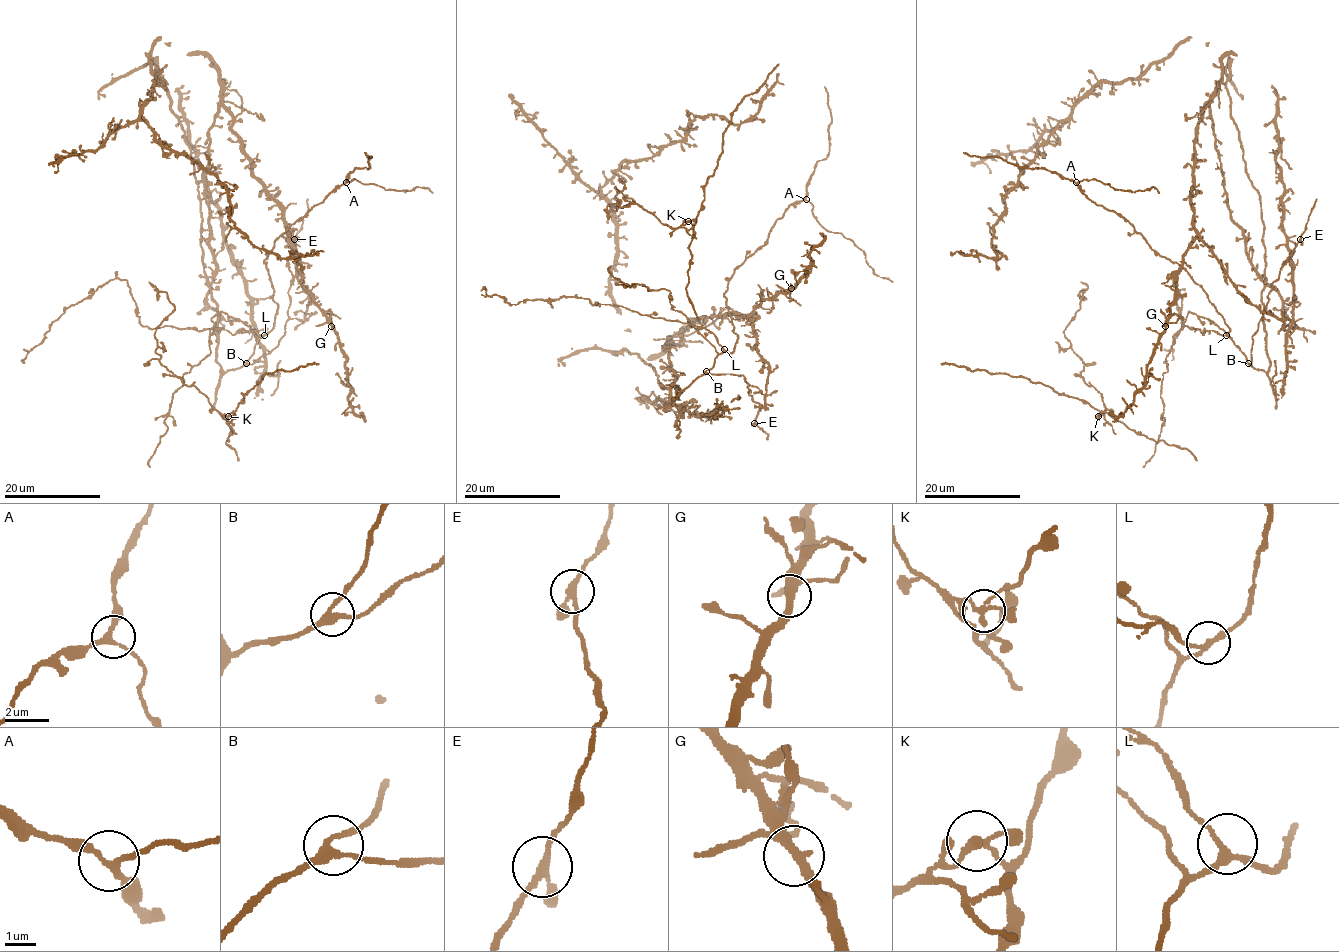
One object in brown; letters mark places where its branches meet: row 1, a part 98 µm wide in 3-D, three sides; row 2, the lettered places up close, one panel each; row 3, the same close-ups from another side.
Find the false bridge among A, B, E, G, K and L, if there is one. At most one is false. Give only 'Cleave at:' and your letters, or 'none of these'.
Cleave at: K

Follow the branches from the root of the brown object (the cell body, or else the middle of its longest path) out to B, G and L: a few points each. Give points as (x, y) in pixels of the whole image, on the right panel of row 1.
B: (1265, 269), (1262, 303), (1270, 367), (1265, 372), (1248, 363)
G: (1265, 269), (1262, 277), (1230, 216), (1208, 105), (1194, 137), (1196, 239), (1181, 263), (1166, 326)
L: (1265, 269), (1262, 303), (1270, 367), (1265, 372), (1254, 368), (1226, 335)

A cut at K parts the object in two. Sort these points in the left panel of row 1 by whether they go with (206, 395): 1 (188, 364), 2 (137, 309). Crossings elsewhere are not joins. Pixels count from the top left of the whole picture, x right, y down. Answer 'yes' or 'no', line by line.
1: no
2: no

